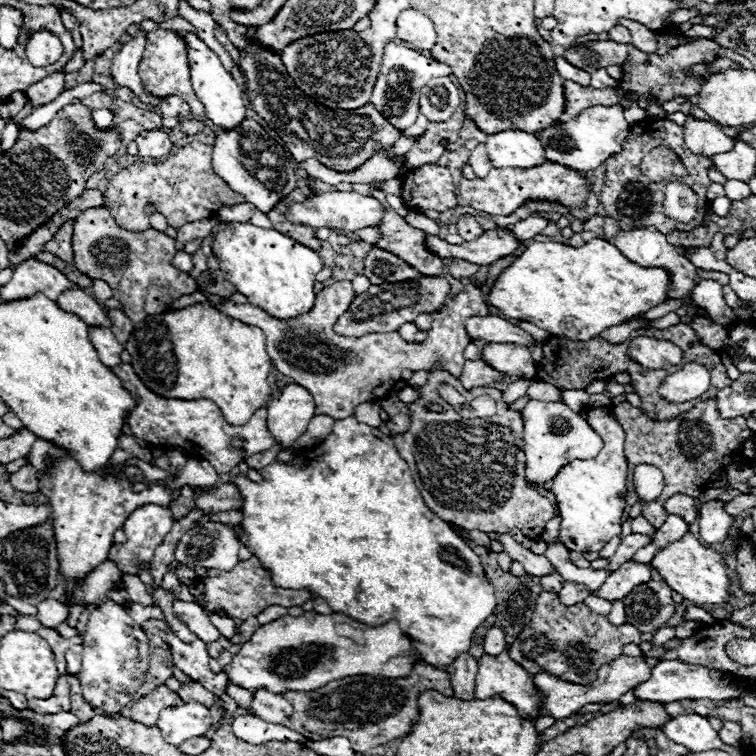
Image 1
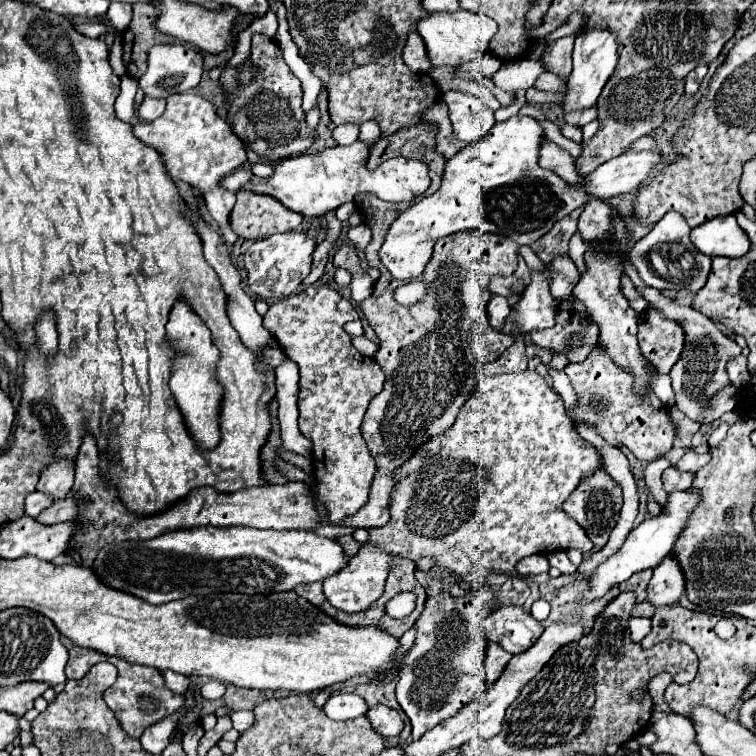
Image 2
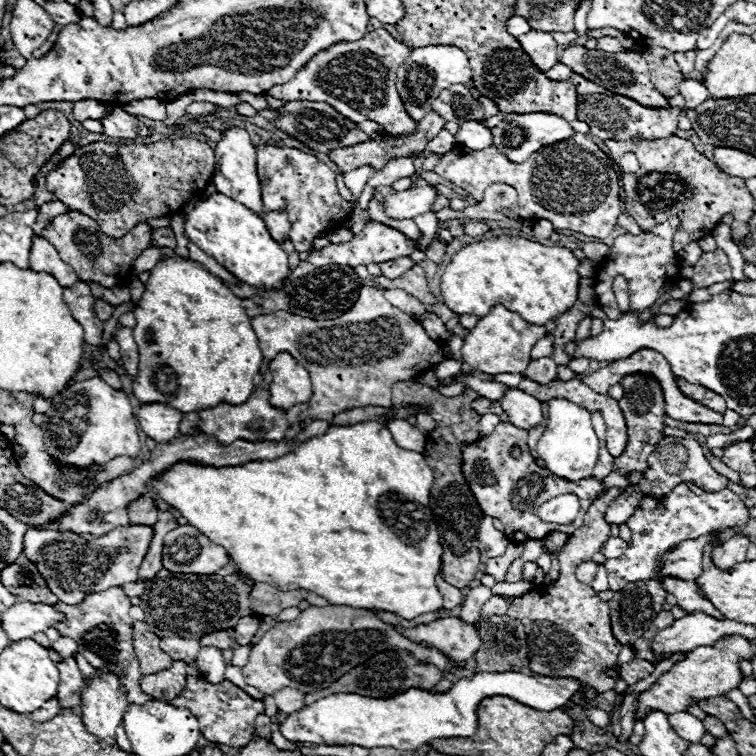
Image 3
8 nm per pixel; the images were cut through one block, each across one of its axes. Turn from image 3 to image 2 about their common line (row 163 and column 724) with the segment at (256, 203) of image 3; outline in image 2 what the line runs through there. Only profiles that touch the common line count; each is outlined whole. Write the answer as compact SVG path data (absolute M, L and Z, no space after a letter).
M734 214L718 216L700 224L698 228L692 228L692 242L706 256L738 258L750 248L750 240L746 232L738 228Z

